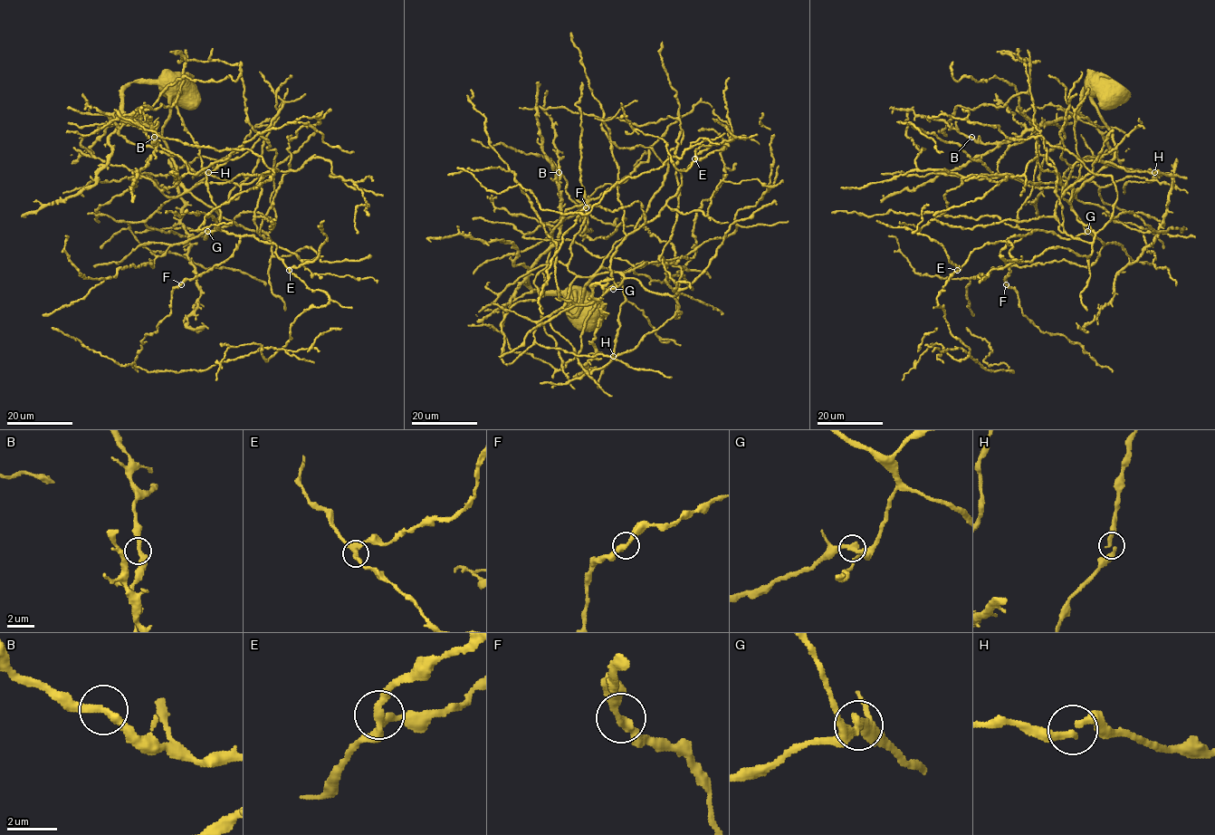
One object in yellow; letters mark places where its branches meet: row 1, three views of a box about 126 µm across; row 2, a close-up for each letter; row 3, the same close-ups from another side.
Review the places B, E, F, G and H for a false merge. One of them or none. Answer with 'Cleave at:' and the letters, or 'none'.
Cleave at: none

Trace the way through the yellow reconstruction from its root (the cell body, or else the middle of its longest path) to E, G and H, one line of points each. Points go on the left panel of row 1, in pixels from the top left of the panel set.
E: (167, 80), (169, 116), (162, 139), (177, 181), (218, 215), (205, 238), (224, 230), (273, 243), (289, 270)
G: (167, 80), (169, 116), (162, 130), (162, 139), (176, 166), (177, 181), (218, 215), (214, 228), (207, 231)
H: (167, 80), (169, 116), (162, 139), (176, 166), (178, 181), (190, 190), (208, 172)

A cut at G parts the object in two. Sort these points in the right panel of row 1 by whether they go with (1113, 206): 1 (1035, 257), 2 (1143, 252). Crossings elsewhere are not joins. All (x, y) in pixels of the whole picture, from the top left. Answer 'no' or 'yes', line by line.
1: yes
2: yes

